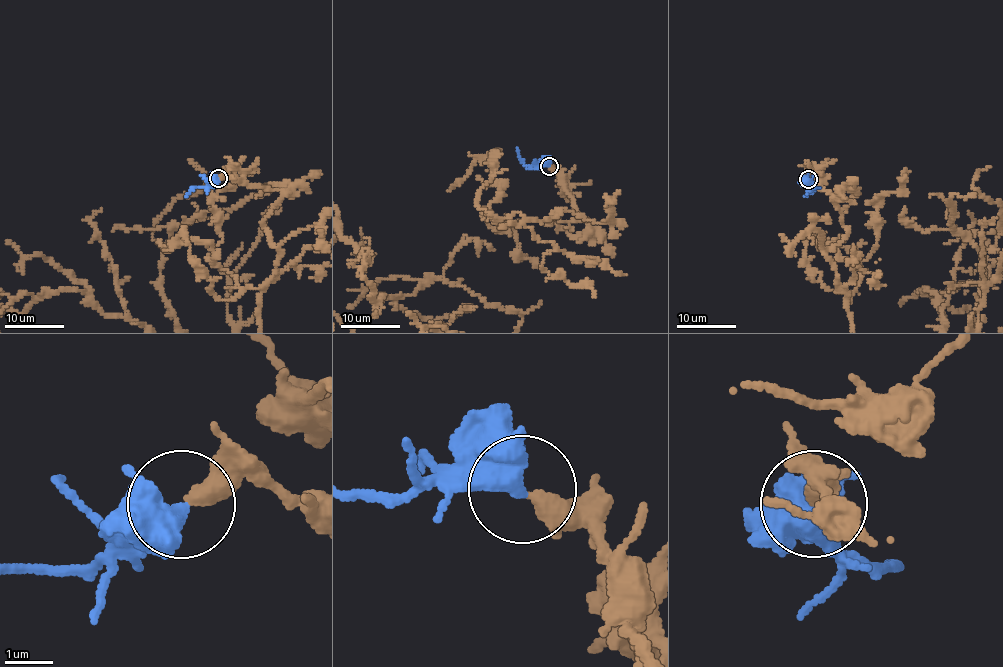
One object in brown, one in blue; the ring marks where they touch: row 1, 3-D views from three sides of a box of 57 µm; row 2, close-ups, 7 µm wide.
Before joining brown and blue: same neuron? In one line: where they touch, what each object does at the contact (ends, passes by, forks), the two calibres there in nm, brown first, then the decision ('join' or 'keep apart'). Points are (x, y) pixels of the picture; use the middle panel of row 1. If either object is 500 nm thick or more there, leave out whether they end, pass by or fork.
at (549, 166); 440 nm thick on the brown side, 600 nm on the other; join

